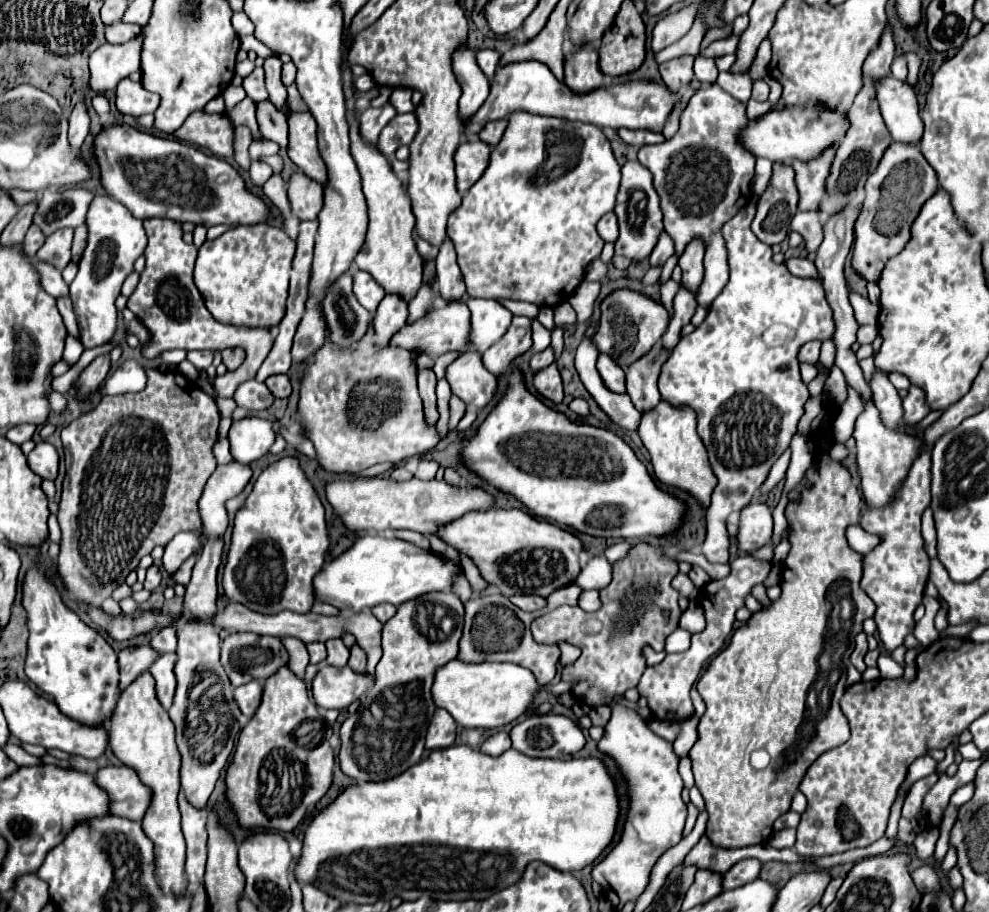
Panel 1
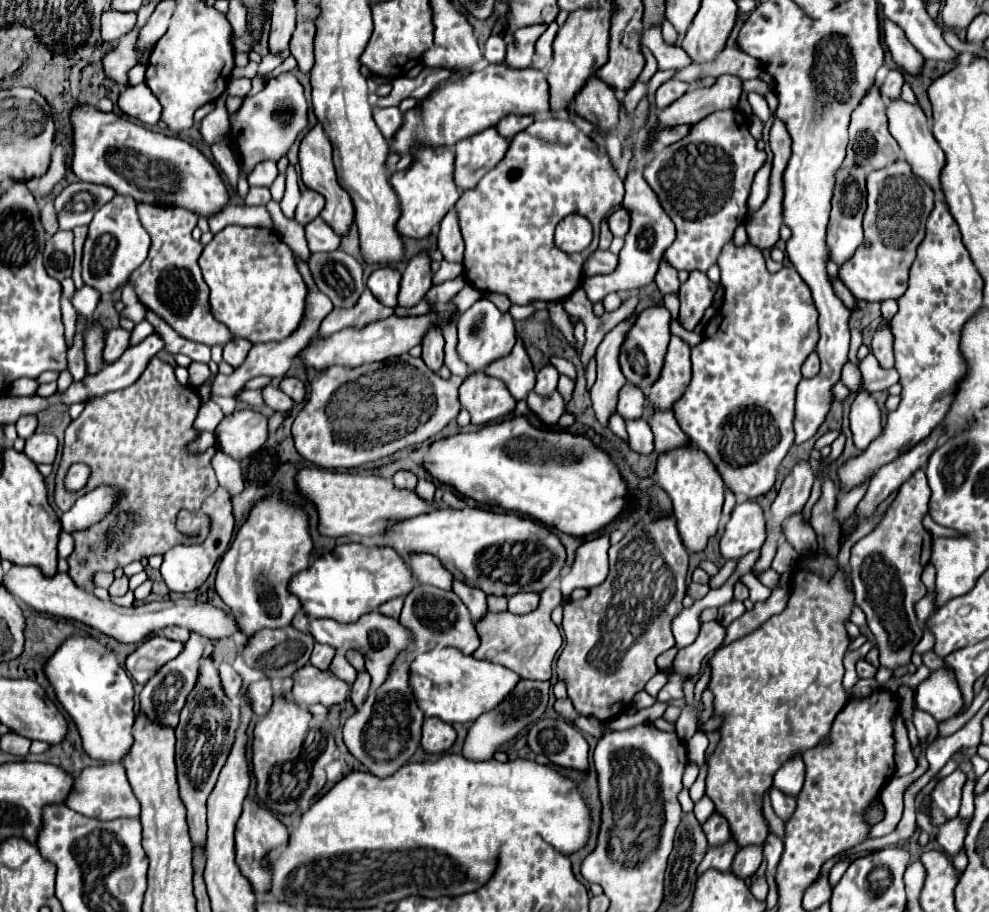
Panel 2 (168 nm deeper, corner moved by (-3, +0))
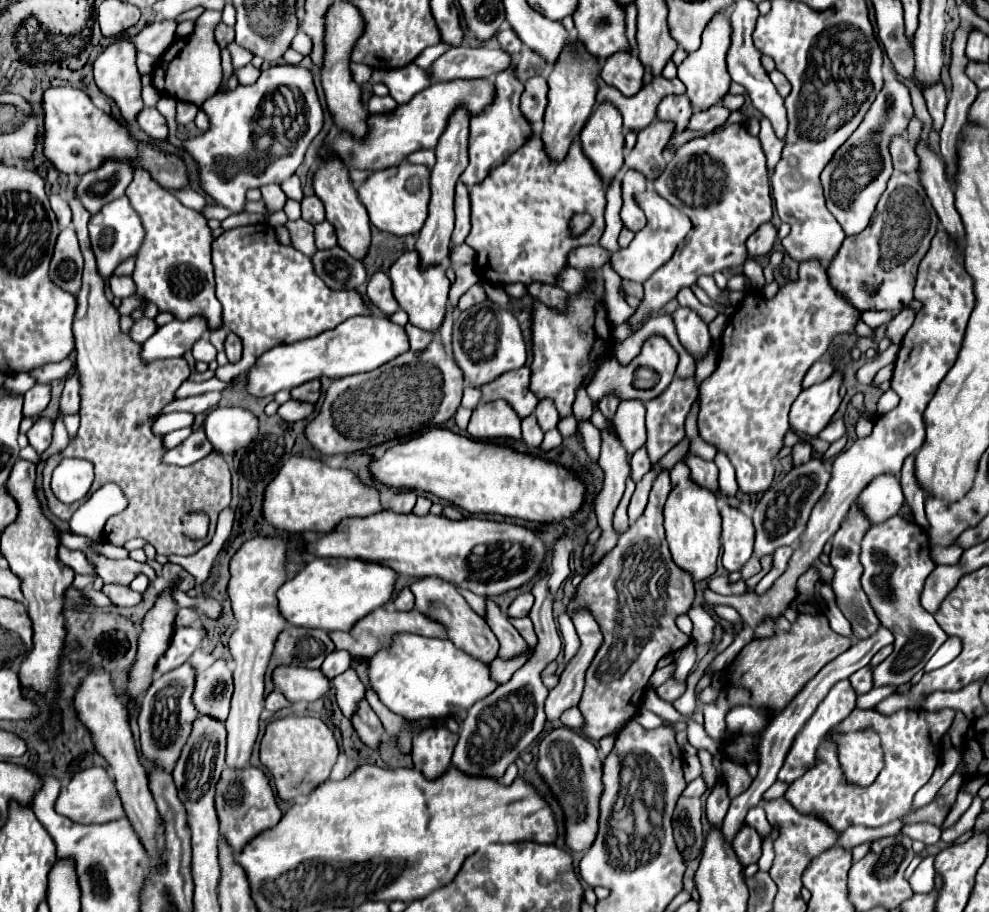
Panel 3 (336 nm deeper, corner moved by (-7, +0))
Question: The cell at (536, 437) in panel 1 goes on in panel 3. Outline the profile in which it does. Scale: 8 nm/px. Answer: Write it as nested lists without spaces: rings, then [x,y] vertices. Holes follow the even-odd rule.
[[[432,427],[426,433],[420,433],[406,443],[392,445],[386,449],[386,453],[368,465],[370,475],[384,487],[394,487],[394,489],[408,489],[408,491],[422,491],[422,493],[432,493],[438,499],[444,499],[472,515],[480,513],[500,513],[506,517],[518,517],[526,521],[536,521],[536,523],[552,523],[560,521],[564,517],[574,515],[582,503],[584,503],[584,485],[576,475],[556,463],[542,461],[532,455],[518,453],[510,447],[500,447],[484,441],[474,441],[464,435],[452,433],[442,427]]]

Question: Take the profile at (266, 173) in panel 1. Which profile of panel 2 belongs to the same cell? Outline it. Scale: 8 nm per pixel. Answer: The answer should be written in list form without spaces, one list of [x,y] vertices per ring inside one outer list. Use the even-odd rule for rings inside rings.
[[[250,187],[248,195],[246,195],[248,205],[266,205],[270,199],[272,199],[272,195],[270,195],[268,187]]]

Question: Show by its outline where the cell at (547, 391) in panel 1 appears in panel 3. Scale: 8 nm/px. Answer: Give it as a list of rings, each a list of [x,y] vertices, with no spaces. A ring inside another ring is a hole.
[[[530,415],[528,419],[522,421],[522,439],[524,439],[524,445],[526,445],[530,451],[538,449],[538,445],[542,443],[542,437],[544,437],[544,433],[540,431],[540,427],[536,427],[534,415]]]

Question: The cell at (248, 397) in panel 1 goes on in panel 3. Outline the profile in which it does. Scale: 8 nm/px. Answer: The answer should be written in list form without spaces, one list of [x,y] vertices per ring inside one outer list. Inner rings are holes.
[[[290,399],[288,403],[280,405],[278,413],[282,419],[286,419],[288,423],[294,423],[294,421],[302,421],[306,417],[310,417],[314,411],[314,405],[312,403],[304,403],[304,401],[296,401],[296,399]]]

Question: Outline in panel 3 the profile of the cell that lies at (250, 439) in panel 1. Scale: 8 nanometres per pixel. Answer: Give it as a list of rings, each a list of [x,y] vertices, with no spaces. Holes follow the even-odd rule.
[[[216,407],[204,419],[204,433],[220,453],[234,453],[256,437],[256,415],[242,407]]]

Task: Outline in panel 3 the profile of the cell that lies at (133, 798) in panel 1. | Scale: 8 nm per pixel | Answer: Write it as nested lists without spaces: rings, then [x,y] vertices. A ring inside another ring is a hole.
[[[90,767],[90,769],[76,773],[72,777],[72,781],[60,791],[60,797],[56,799],[54,809],[58,815],[68,817],[74,823],[84,823],[84,825],[108,823],[108,821],[124,817],[124,809],[122,809],[120,797],[116,795],[116,787],[112,783],[108,771],[102,767]]]

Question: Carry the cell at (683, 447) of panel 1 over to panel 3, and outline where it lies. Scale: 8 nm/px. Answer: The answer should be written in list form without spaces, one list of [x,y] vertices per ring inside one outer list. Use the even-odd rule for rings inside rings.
[[[688,479],[688,483],[680,483],[680,487],[672,489],[666,499],[664,529],[672,561],[682,571],[686,571],[694,583],[710,579],[716,571],[720,551],[720,511],[716,505],[716,497],[702,487],[696,487],[692,479]]]

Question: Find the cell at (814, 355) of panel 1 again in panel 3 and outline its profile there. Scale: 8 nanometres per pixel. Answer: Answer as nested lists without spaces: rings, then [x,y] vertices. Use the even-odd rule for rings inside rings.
[[[816,361],[816,363],[808,369],[808,373],[804,375],[802,387],[812,387],[812,385],[816,385],[816,383],[822,383],[822,381],[830,379],[830,377],[832,377],[832,373],[834,373],[834,369],[832,369],[832,365],[830,365],[830,363]]]

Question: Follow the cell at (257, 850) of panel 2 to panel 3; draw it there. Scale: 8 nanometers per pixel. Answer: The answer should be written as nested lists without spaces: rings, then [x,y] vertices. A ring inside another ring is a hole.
[[[224,767],[220,781],[216,783],[216,795],[214,795],[214,805],[216,805],[216,815],[220,823],[220,835],[226,839],[230,849],[234,853],[240,853],[242,847],[256,837],[260,831],[266,831],[268,827],[276,825],[280,821],[282,811],[276,803],[274,791],[270,787],[270,781],[264,771],[258,767],[244,767],[244,769],[232,769]]]

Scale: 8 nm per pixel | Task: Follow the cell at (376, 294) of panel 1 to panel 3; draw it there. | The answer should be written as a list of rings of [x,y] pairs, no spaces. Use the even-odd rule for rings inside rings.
[[[406,251],[402,253],[396,263],[390,267],[388,277],[392,279],[392,291],[396,295],[398,305],[408,313],[410,323],[426,329],[426,331],[438,331],[438,327],[444,321],[446,315],[446,303],[448,303],[448,291],[450,281],[446,277],[446,271],[442,265],[426,265],[422,267],[418,251]]]

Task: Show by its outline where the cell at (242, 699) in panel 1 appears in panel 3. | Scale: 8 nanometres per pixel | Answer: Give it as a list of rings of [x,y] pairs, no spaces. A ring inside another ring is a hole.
[[[272,691],[268,697],[266,697],[266,705],[264,705],[270,713],[274,711],[280,711],[280,709],[286,709],[290,707],[290,701],[280,693],[280,691]]]

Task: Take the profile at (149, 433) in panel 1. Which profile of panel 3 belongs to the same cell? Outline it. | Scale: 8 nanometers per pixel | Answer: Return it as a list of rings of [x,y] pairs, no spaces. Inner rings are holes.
[[[72,175],[68,181],[66,197],[72,209],[72,223],[76,227],[82,255],[84,255],[84,277],[82,289],[78,293],[78,309],[74,323],[76,337],[76,373],[80,381],[80,429],[78,435],[68,443],[66,451],[62,451],[48,459],[43,470],[43,490],[48,499],[48,509],[56,513],[56,509],[76,509],[74,505],[60,503],[51,489],[53,470],[64,457],[86,459],[94,465],[94,483],[92,491],[102,487],[104,483],[116,483],[124,491],[128,499],[126,511],[120,515],[112,515],[106,521],[104,537],[114,545],[122,545],[130,539],[144,539],[154,545],[160,555],[194,555],[198,549],[210,543],[216,519],[224,507],[228,507],[232,499],[230,485],[230,469],[226,461],[213,450],[205,458],[188,465],[164,465],[160,459],[164,455],[162,437],[152,433],[152,423],[160,409],[174,401],[174,391],[188,379],[190,369],[184,357],[178,359],[156,359],[152,363],[144,363],[140,353],[142,345],[134,343],[128,335],[120,333],[118,321],[120,315],[116,307],[106,299],[104,287],[106,281],[98,273],[96,257],[90,247],[88,237],[88,219],[90,213],[76,197],[76,177]],[[202,511],[208,515],[208,535],[204,539],[190,539],[182,531],[182,517],[188,513]]]

